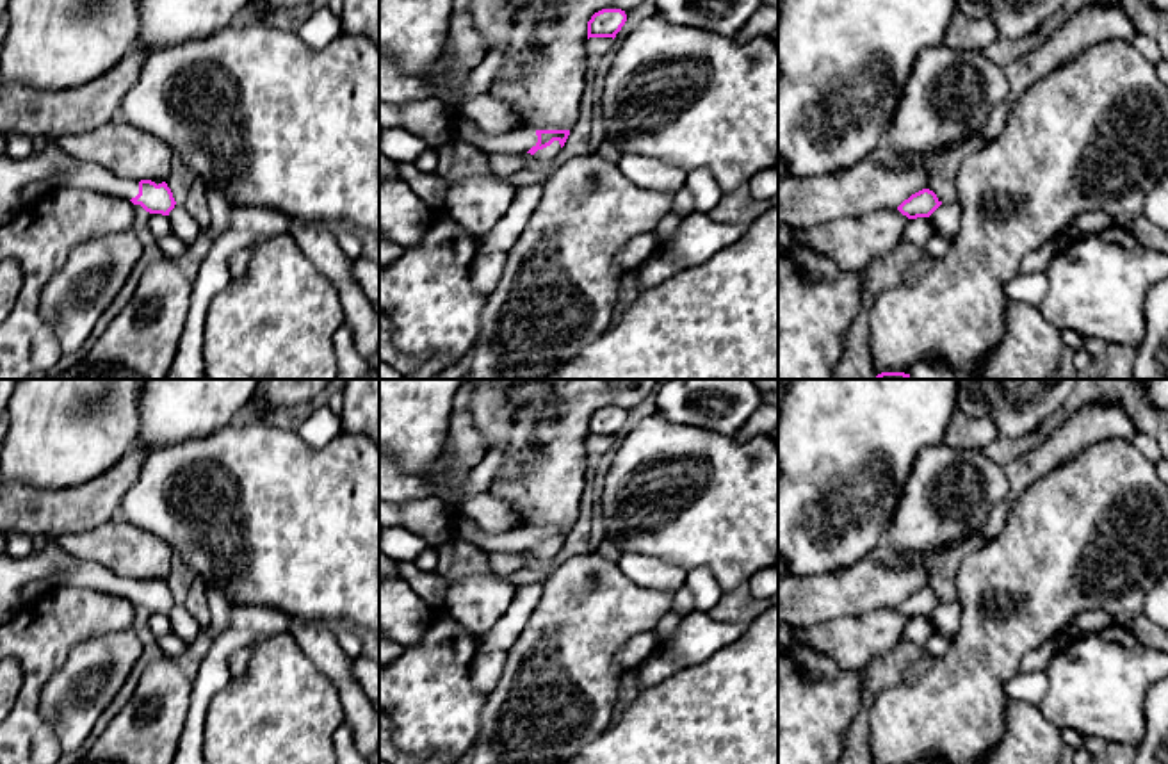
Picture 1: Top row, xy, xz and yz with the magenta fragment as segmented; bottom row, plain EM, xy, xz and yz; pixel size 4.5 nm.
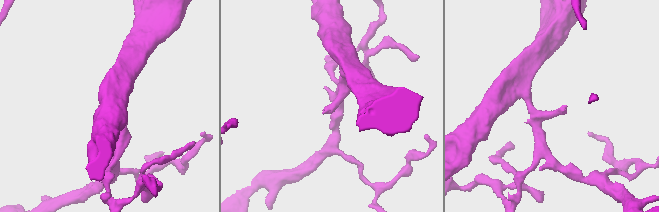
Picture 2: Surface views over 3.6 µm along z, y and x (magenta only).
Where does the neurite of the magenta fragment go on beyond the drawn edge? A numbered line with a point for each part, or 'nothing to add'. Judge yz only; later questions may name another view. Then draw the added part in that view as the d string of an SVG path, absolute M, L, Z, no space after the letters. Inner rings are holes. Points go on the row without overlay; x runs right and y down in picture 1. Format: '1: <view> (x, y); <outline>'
nothing to add

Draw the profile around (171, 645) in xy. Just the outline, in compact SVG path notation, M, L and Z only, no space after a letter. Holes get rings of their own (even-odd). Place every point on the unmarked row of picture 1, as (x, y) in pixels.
M173 632L158 638L158 646L166 654L166 657L176 659L180 657L191 645L183 643L178 636Z

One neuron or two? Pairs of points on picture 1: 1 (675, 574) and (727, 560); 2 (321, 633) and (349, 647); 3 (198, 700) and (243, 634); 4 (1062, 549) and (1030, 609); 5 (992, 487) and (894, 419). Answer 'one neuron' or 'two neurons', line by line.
1: two neurons
2: two neurons
3: one neuron
4: one neuron
5: two neurons

